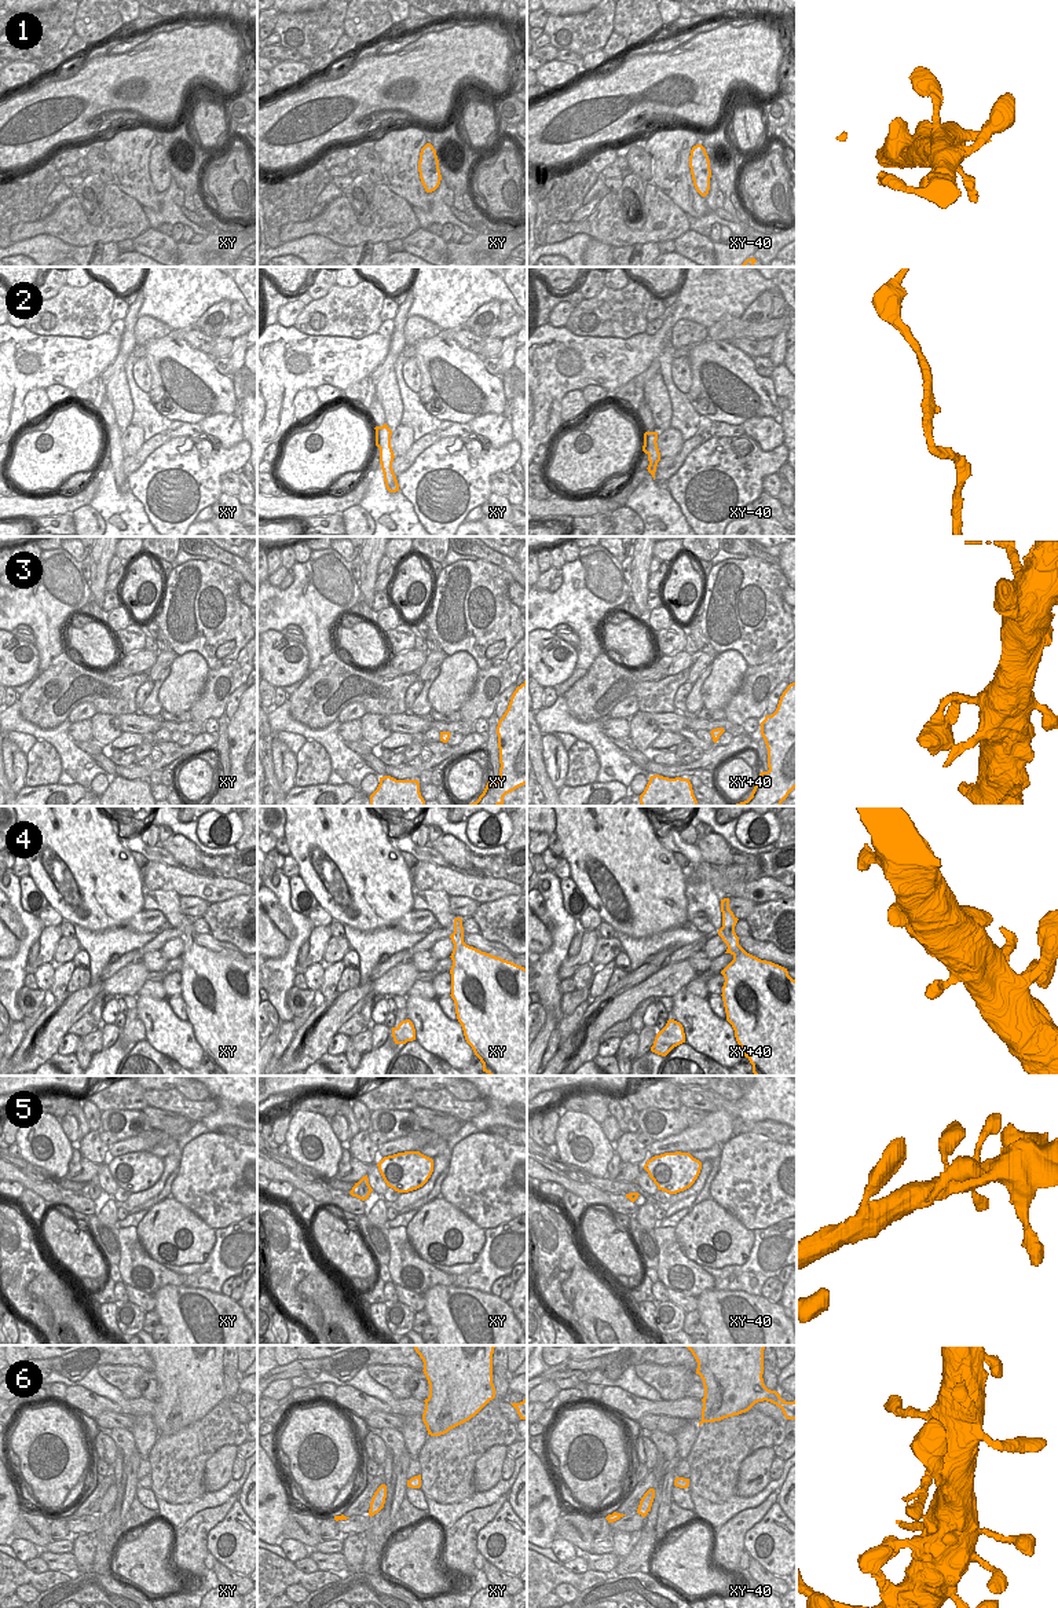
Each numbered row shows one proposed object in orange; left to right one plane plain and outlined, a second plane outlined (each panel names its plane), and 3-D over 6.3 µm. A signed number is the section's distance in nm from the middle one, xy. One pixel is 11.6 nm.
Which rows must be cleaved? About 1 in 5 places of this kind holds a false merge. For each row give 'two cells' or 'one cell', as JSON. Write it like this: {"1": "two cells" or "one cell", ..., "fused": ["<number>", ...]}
{"1": "one cell", "2": "one cell", "3": "one cell", "4": "one cell", "5": "one cell", "6": "one cell", "fused": []}

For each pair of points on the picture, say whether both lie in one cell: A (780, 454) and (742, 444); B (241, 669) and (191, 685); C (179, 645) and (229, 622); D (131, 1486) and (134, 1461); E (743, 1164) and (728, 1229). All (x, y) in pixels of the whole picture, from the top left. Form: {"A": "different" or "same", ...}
{"A": "same", "B": "different", "C": "same", "D": "same", "E": "different"}

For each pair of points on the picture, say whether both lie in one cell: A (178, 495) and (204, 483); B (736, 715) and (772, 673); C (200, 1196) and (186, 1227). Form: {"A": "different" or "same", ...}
{"A": "same", "B": "same", "C": "different"}

